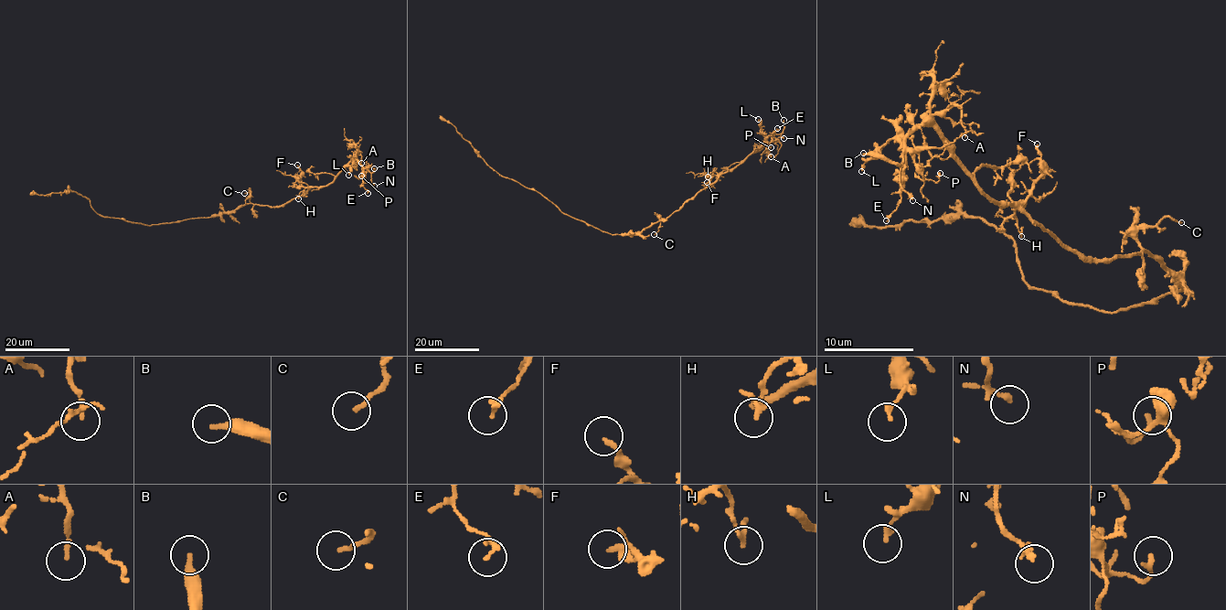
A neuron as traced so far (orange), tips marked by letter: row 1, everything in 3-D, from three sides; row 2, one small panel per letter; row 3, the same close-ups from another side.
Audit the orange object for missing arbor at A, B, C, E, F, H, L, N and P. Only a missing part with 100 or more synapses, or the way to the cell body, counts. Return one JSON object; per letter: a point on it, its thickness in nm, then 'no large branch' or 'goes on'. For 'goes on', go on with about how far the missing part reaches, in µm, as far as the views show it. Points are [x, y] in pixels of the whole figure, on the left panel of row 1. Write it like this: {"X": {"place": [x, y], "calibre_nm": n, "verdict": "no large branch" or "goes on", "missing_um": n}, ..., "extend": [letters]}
{"A": {"place": [361, 163], "calibre_nm": 110, "verdict": "no large branch"}, "B": {"place": [374, 168], "calibre_nm": 280, "verdict": "goes on", "missing_um": 50}, "C": {"place": [244, 193], "calibre_nm": 160, "verdict": "no large branch"}, "E": {"place": [367, 193], "calibre_nm": 200, "verdict": "no large branch"}, "F": {"place": [297, 165], "calibre_nm": 200, "verdict": "no large branch"}, "H": {"place": [298, 198], "calibre_nm": 130, "verdict": "no large branch"}, "L": {"place": [348, 175], "calibre_nm": 200, "verdict": "no large branch"}, "N": {"place": [374, 186], "calibre_nm": 150, "verdict": "no large branch"}, "P": {"place": [361, 176], "calibre_nm": 190, "verdict": "no large branch"}, "extend": ["B"]}

